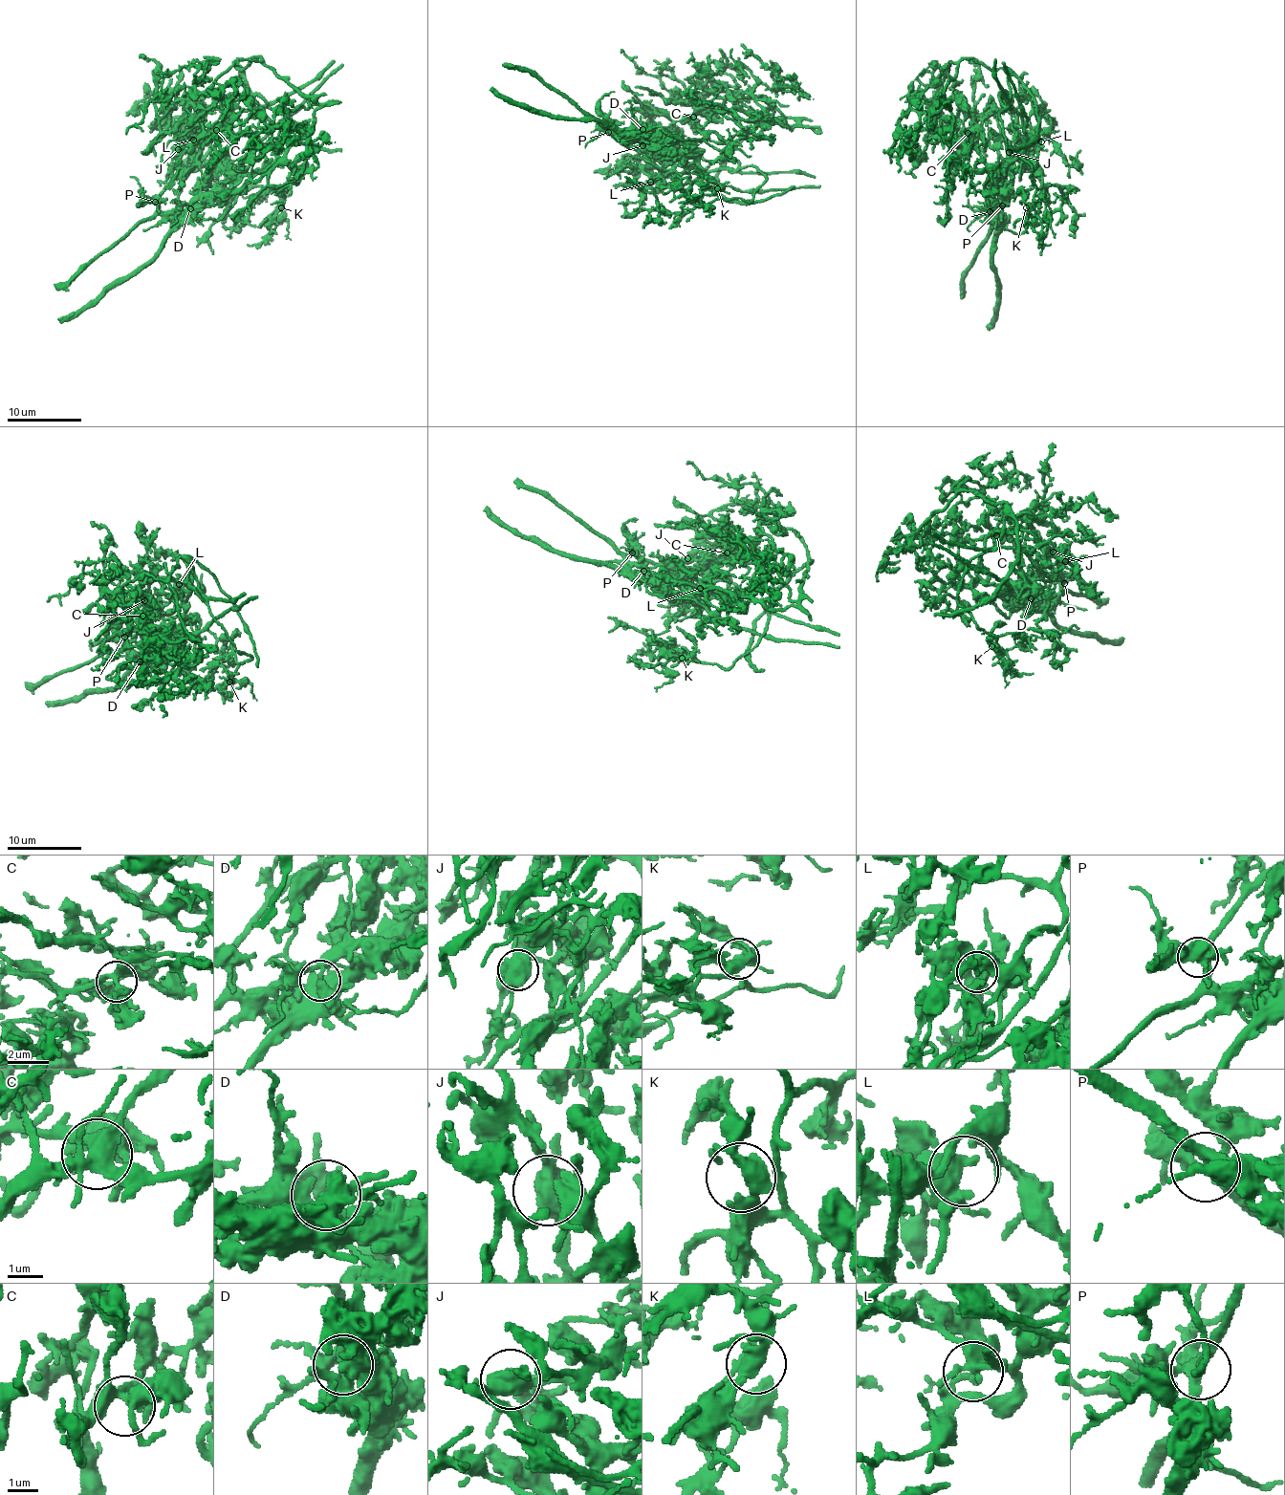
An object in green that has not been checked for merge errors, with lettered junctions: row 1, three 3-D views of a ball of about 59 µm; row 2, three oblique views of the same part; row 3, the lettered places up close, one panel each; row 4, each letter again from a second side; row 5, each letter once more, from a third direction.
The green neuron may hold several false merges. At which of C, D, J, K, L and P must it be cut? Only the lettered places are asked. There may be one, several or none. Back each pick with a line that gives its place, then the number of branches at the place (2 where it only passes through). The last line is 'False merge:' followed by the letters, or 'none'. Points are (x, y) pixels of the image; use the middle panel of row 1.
D: Place: (642, 129). Branches: 3
J: Place: (642, 145). Branches: 5
False merge: D, J

